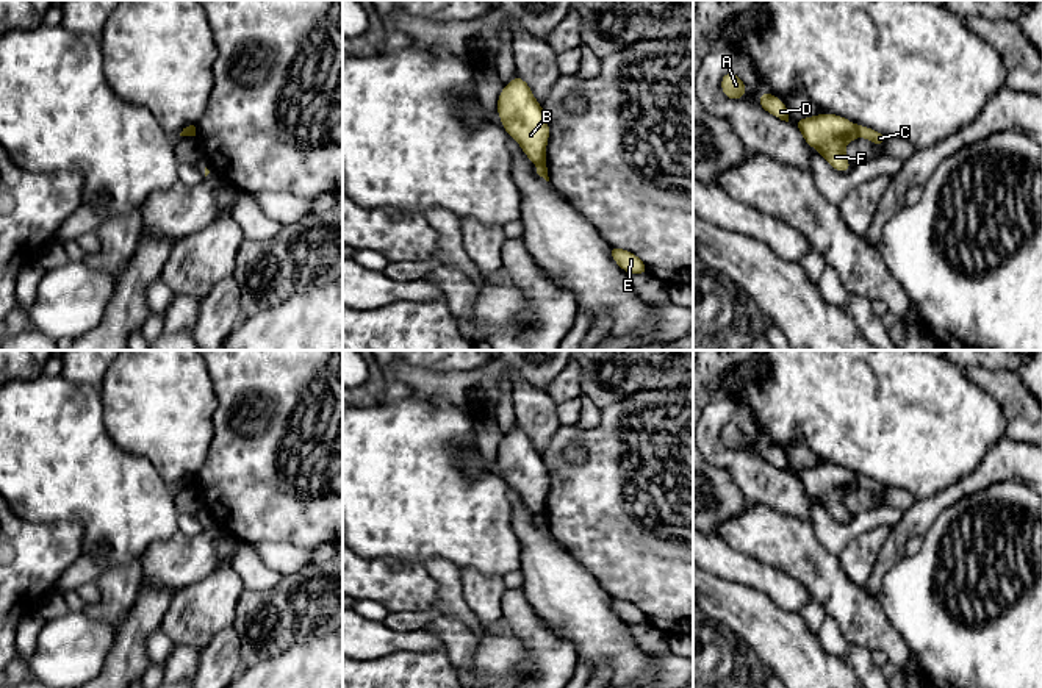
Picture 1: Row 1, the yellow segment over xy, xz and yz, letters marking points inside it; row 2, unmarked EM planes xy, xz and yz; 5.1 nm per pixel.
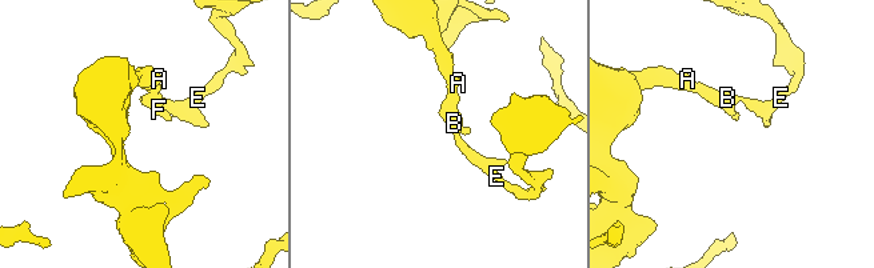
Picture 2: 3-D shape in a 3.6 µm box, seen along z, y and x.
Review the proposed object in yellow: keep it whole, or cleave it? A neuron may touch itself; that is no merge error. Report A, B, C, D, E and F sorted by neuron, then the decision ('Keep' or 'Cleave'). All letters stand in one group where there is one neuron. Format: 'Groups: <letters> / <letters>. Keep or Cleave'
Groups: A B D F / C E. Cleave

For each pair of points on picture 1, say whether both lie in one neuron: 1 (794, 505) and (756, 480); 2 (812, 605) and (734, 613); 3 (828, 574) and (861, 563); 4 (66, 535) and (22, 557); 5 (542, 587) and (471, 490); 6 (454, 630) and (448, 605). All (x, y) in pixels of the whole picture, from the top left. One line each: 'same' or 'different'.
1: same
2: different
3: different
4: same
5: different
6: different

